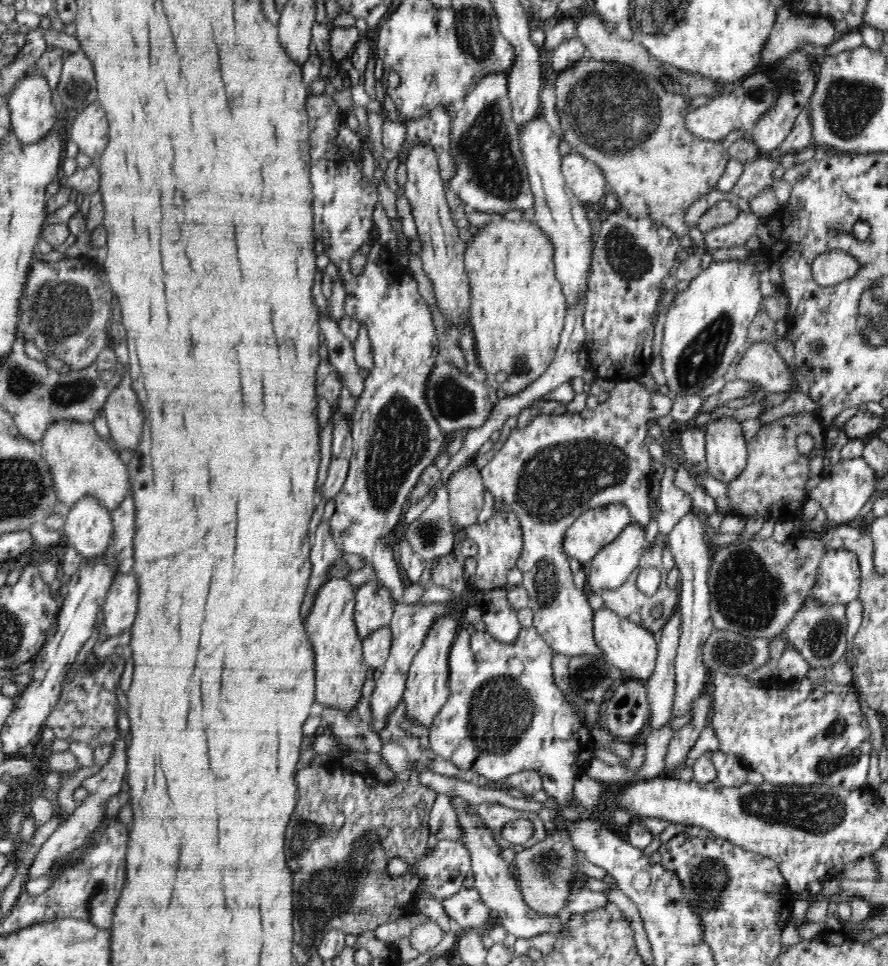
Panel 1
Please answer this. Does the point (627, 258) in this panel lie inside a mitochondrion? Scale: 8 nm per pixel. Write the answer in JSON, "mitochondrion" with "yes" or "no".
{"mitochondrion":"yes"}

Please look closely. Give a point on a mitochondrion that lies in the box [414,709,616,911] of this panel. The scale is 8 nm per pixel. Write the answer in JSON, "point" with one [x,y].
{"point":[548,859]}

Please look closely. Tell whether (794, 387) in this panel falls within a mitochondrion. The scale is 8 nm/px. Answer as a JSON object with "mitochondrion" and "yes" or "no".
{"mitochondrion":"no"}

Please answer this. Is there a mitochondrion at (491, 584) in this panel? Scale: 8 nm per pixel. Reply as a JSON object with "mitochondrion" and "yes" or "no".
{"mitochondrion":"no"}

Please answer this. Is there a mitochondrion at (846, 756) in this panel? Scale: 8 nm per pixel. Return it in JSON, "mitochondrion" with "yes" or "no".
{"mitochondrion":"yes"}

